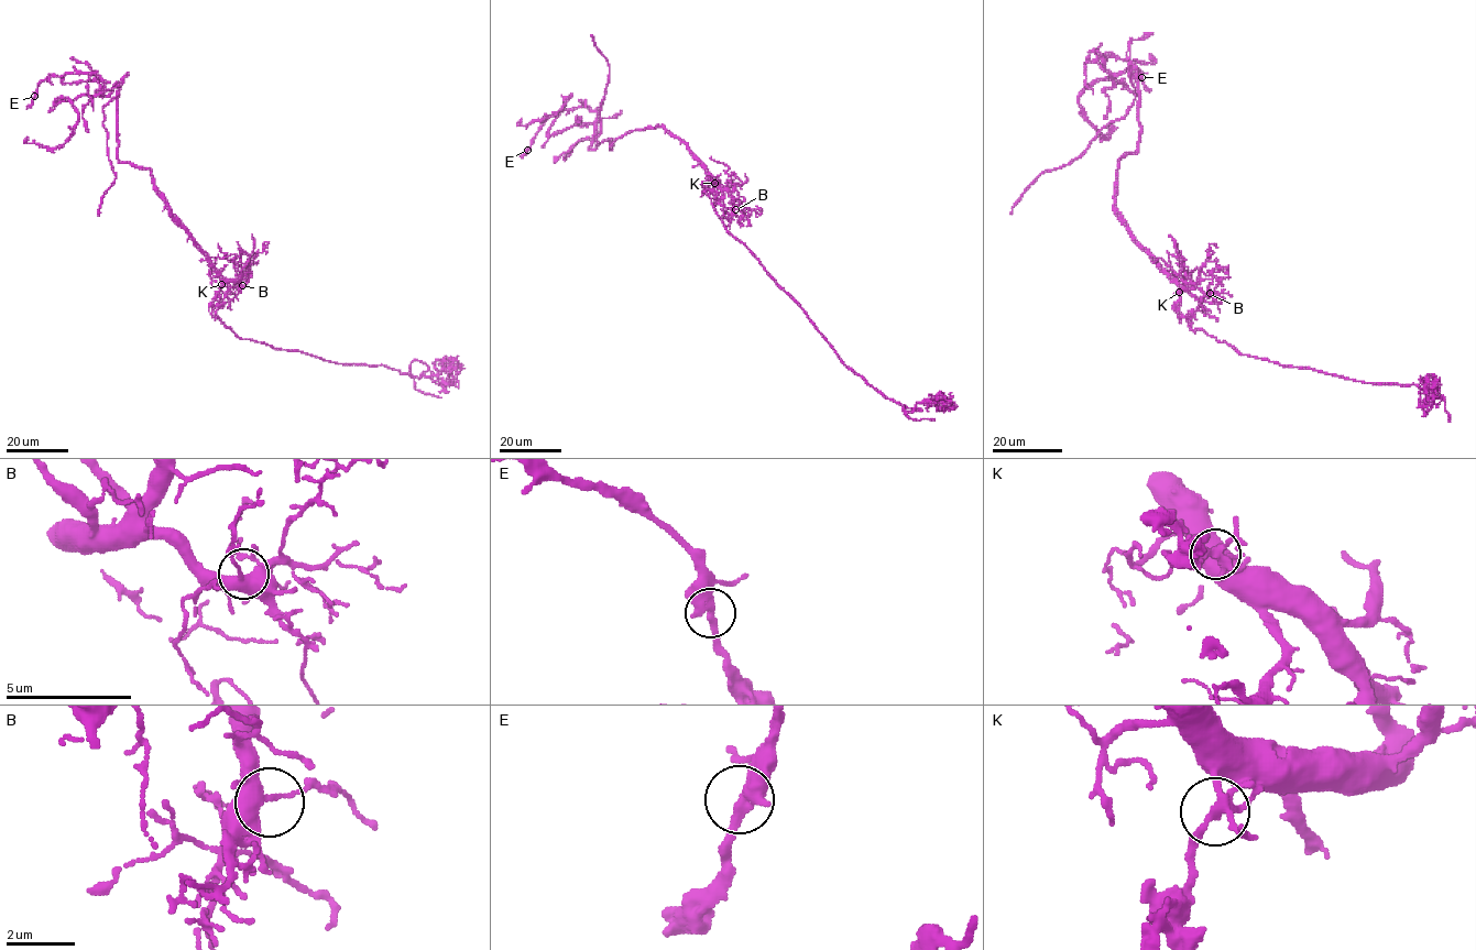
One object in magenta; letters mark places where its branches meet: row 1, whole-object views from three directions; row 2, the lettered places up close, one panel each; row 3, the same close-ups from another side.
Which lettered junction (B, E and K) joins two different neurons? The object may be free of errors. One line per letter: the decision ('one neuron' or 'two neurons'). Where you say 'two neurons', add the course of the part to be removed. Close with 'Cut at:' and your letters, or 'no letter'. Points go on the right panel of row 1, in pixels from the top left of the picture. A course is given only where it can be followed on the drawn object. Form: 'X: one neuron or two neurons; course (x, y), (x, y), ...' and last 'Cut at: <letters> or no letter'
B: one neuron
E: one neuron
K: two neurons; course (1179, 293), (1174, 309), (1189, 327), (1243, 355), (1417, 385), (1440, 399), (1427, 395), (1433, 382), (1433, 392)
Cut at: K

